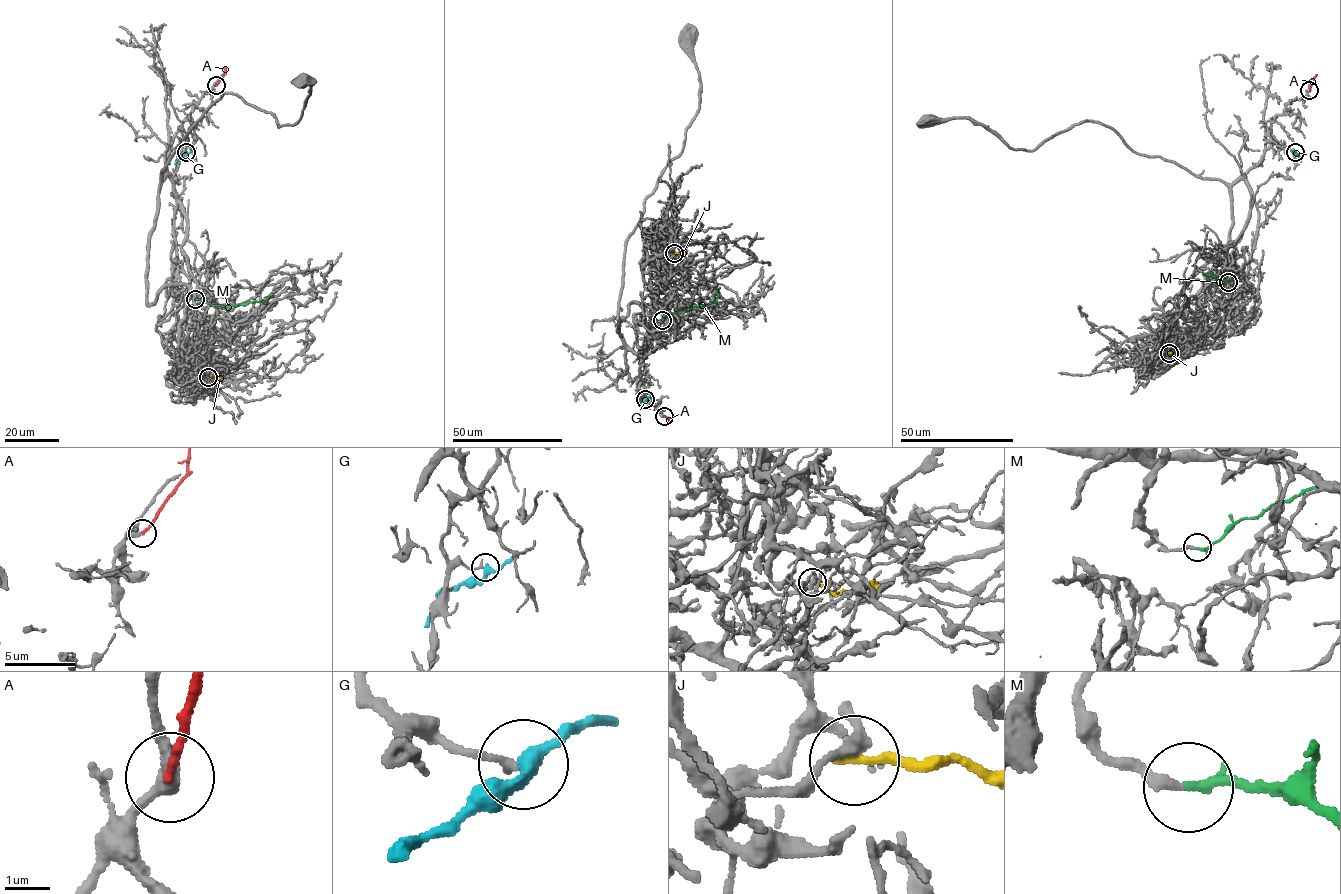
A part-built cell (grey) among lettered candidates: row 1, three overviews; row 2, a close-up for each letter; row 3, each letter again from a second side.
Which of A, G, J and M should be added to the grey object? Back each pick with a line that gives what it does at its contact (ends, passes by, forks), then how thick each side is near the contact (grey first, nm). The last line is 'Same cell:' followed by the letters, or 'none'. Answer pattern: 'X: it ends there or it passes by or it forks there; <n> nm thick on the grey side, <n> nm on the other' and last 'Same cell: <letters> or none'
M: it ends there; 240 nm thick on the grey side, 220 nm on the other
Same cell: M

